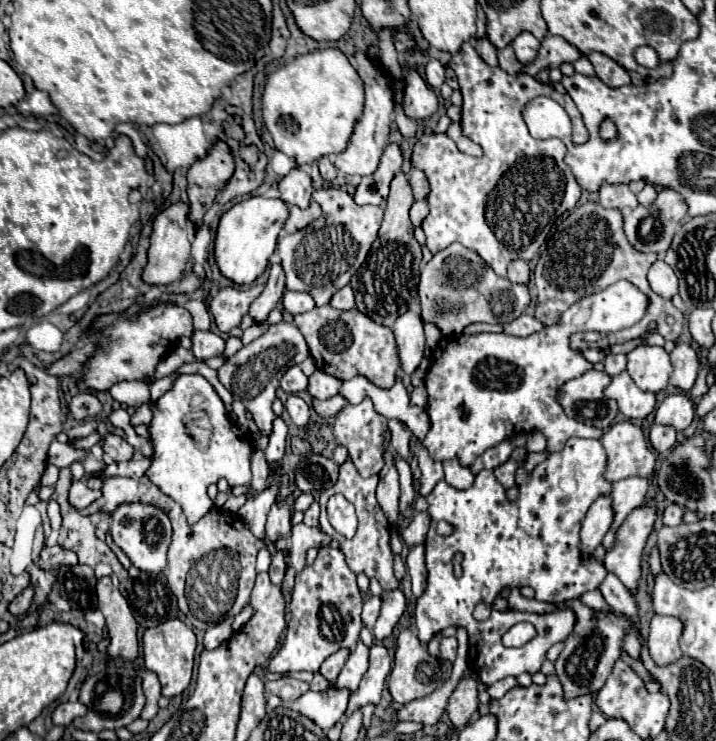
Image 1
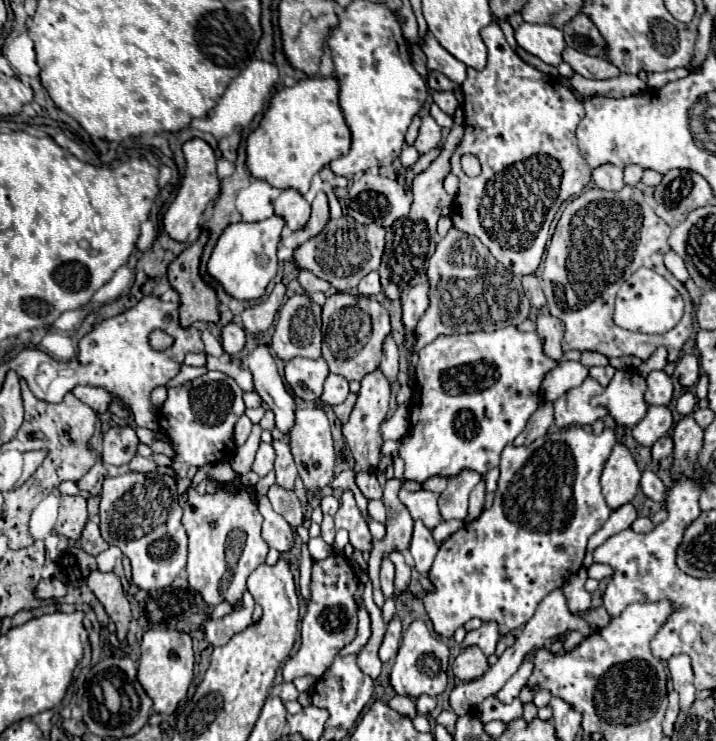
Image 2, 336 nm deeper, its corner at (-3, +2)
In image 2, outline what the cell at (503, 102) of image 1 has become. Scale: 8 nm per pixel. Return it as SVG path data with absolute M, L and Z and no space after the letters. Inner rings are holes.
M490 23L482 29L482 39L488 47L488 63L482 71L468 69L468 77L462 83L466 133L452 155L452 173L460 177L460 189L454 199L456 207L452 205L450 217L456 229L468 235L476 235L506 269L522 277L538 269L548 239L548 229L558 207L568 197L580 195L580 191L590 181L592 169L584 161L576 145L576 125L584 117L584 105L568 87L562 85L560 79L552 79L534 69L532 65L524 63L506 43L506 37L496 23ZM464 153L472 153L482 161L482 173L474 179L470 179L460 167L460 157Z

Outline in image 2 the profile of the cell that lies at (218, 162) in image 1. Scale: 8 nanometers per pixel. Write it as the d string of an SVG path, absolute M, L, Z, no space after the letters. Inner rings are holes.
M202 231L198 241L192 243L186 251L182 251L168 267L168 281L170 285L178 291L180 295L180 325L184 329L192 327L192 323L200 321L200 323L218 323L220 315L218 315L218 301L216 301L216 295L214 291L202 281L200 273L198 273L198 265L200 265L200 255L202 255L202 249L208 241L208 231Z

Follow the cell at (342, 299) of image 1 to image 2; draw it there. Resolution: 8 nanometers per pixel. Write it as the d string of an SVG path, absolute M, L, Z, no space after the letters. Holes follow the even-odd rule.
M372 271L368 273L360 283L358 283L358 293L360 295L378 295L382 289L380 289L380 275L378 271Z

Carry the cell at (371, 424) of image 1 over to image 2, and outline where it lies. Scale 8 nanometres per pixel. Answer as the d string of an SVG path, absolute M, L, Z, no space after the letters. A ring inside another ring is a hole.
M374 369L372 373L368 373L368 377L362 379L362 389L358 393L358 401L354 405L350 421L342 425L346 445L352 453L352 457L356 459L356 465L362 471L368 471L368 473L374 473L380 459L382 459L382 453L380 453L380 445L382 445L380 423L386 419L388 401L390 401L390 381L384 377L384 373L380 369Z

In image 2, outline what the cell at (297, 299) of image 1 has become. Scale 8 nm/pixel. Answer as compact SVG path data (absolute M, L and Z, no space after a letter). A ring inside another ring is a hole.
M302 269L302 271L300 271L300 275L298 275L298 281L300 281L300 285L304 287L304 291L306 291L306 293L330 291L330 285L328 285L328 281L324 281L324 279L316 277L316 275L314 275L312 271L308 271L308 269Z

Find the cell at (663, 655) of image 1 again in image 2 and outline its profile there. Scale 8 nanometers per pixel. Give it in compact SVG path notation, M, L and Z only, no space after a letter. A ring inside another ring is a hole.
M674 655L668 659L670 677L674 683L674 691L680 695L680 709L690 709L696 701L696 689L694 689L694 673L690 667L688 655Z

